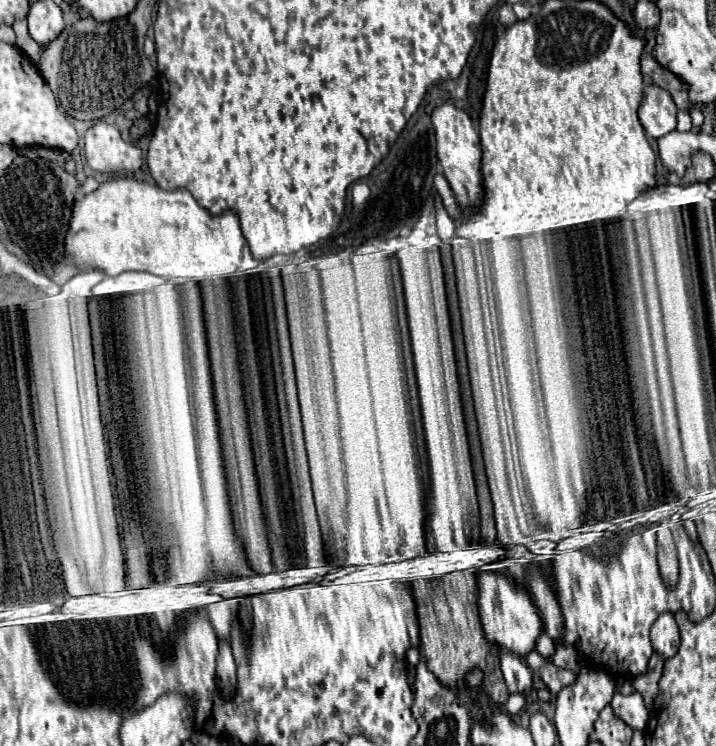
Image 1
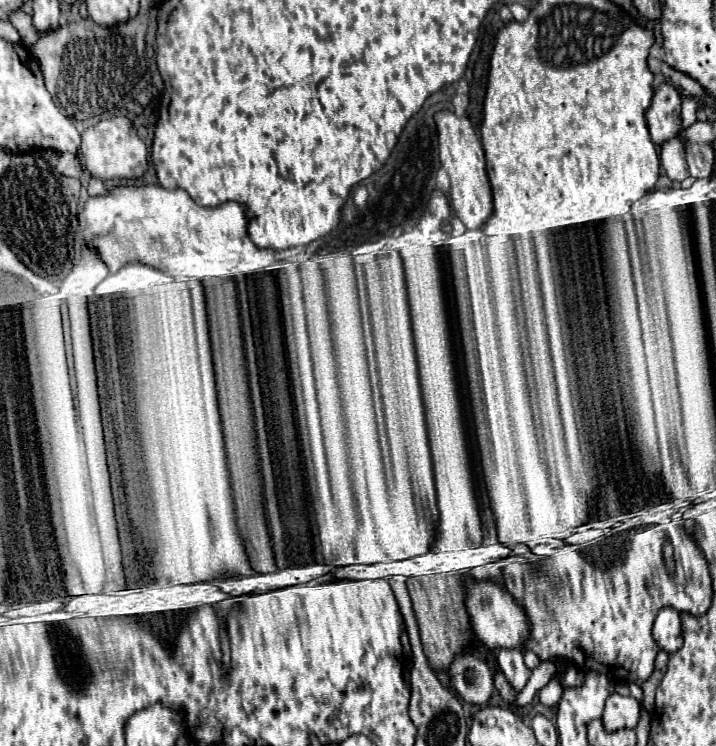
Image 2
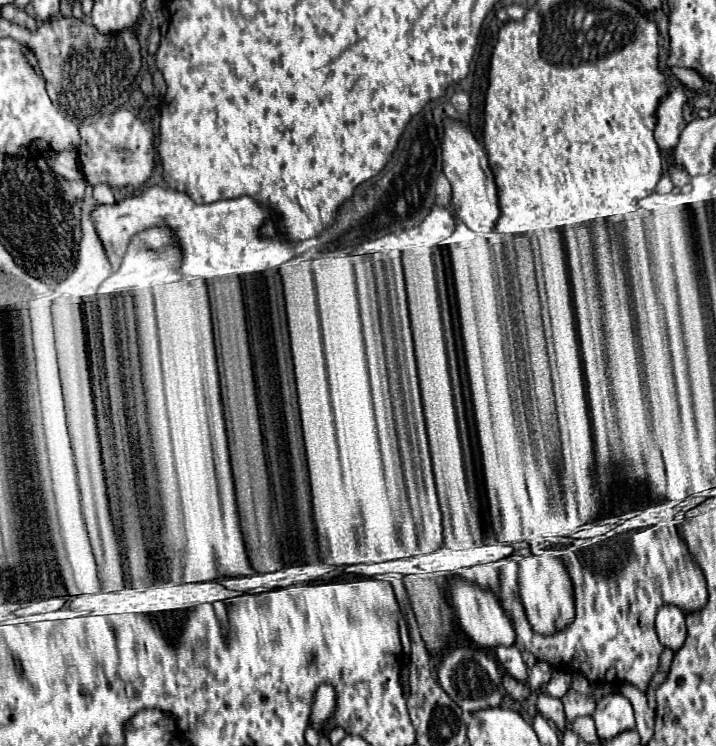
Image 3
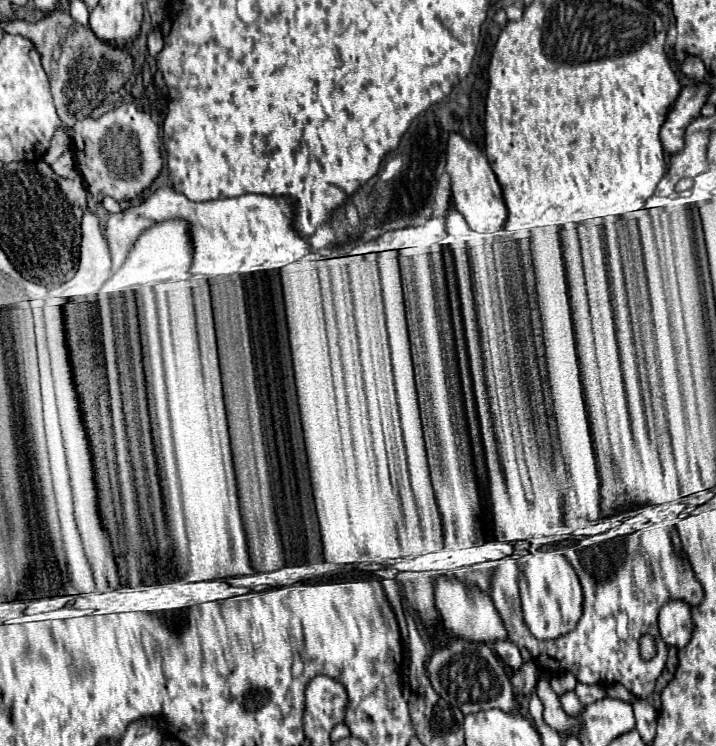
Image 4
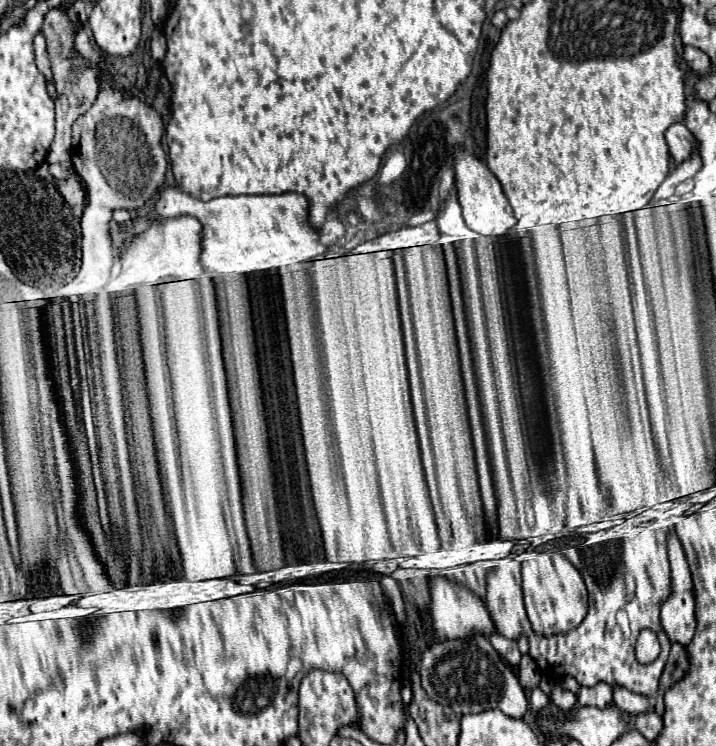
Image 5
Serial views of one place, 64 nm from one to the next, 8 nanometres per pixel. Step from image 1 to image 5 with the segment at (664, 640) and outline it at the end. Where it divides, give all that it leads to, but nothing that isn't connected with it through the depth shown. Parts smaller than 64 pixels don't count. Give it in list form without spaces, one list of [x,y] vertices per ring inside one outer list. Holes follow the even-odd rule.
[[[674,532],[668,536],[668,560],[672,570],[672,592],[662,604],[660,620],[670,642],[680,642],[686,646],[696,630],[696,602],[690,570]]]

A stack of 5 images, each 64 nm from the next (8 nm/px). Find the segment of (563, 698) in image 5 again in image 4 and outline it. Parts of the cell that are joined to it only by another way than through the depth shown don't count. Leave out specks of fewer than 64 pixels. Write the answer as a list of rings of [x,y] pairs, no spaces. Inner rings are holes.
[[[566,692],[566,694],[562,694],[562,696],[560,696],[560,704],[562,704],[564,712],[570,714],[570,716],[578,716],[578,714],[582,712],[582,706],[580,706],[578,696],[576,696],[574,692]]]

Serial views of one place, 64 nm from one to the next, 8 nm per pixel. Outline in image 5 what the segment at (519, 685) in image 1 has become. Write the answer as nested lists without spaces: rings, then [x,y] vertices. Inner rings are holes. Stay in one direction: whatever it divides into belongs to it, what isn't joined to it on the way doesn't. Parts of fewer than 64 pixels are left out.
[[[498,632],[490,634],[488,640],[496,648],[496,652],[500,652],[500,656],[504,656],[504,660],[508,660],[512,666],[516,666],[520,662],[520,650],[518,650],[516,640],[508,640]]]

